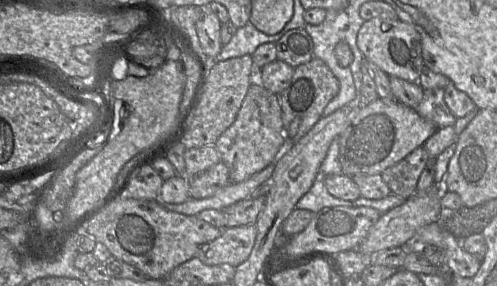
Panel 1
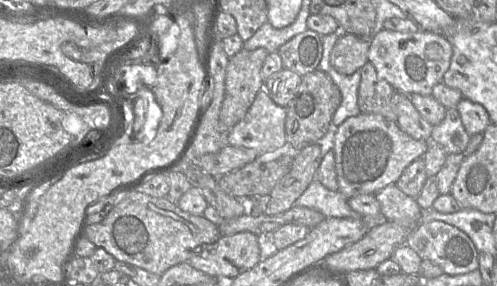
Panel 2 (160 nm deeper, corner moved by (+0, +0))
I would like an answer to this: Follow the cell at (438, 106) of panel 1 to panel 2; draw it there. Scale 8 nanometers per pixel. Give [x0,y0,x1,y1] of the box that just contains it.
[430,108,469,154]

